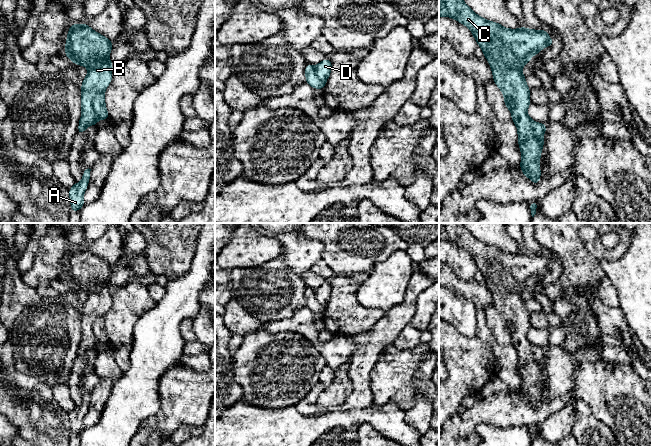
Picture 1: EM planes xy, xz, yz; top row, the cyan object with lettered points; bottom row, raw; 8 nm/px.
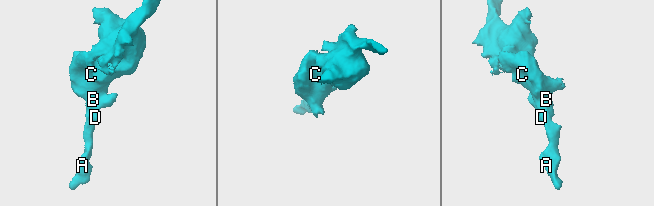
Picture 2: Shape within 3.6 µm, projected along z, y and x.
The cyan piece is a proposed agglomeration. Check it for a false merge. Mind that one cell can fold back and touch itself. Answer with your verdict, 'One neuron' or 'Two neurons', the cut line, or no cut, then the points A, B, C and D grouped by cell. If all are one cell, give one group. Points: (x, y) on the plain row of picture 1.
Two neurons. Split along xy (103, 315), (99, 316), (93, 325), (93, 334), (98, 340). Groups: A B C / D

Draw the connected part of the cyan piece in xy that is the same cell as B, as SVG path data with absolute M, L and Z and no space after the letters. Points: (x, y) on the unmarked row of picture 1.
M71 248L65 269L65 280L75 289L88 292L81 309L82 338L78 359L91 349L98 349L98 340L93 325L98 317L104 316L112 305L113 288L109 283L113 266L90 252L87 248Z

